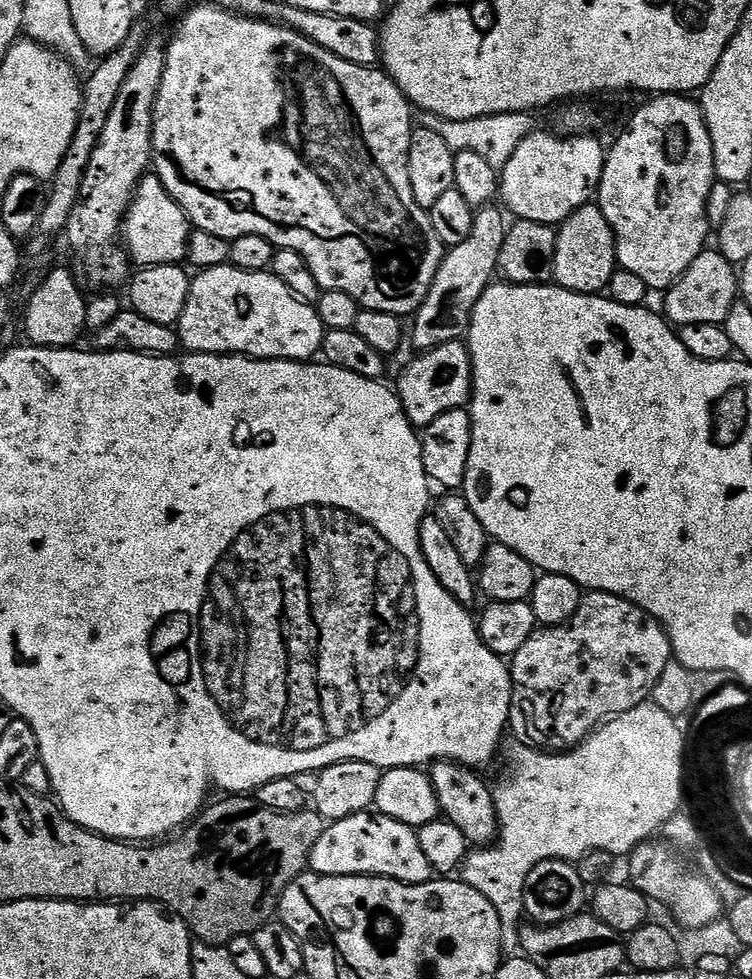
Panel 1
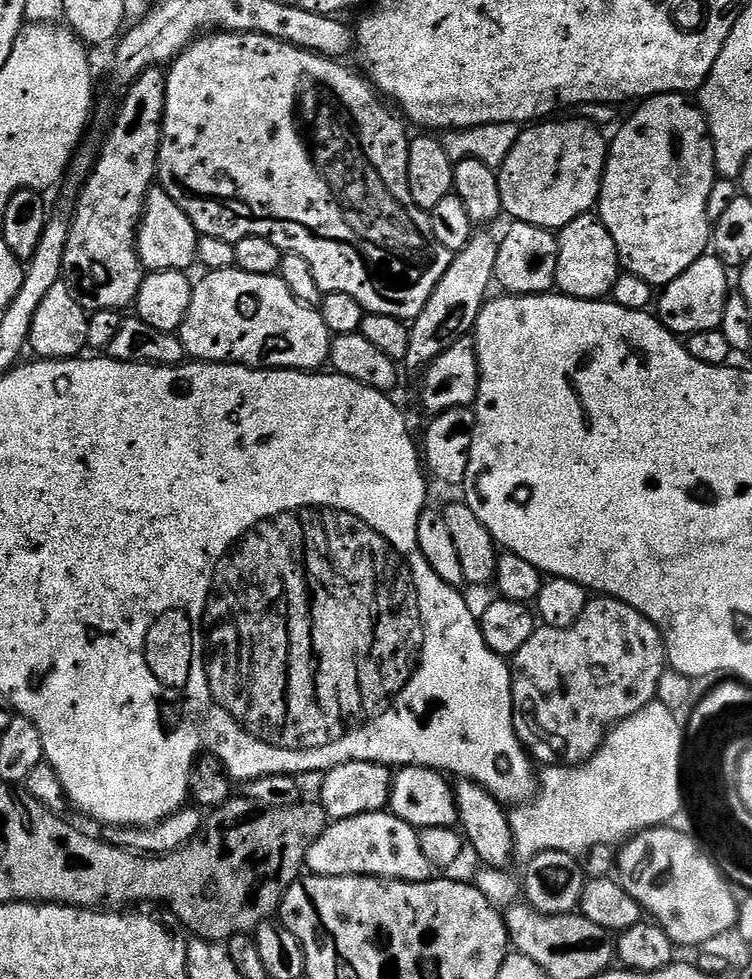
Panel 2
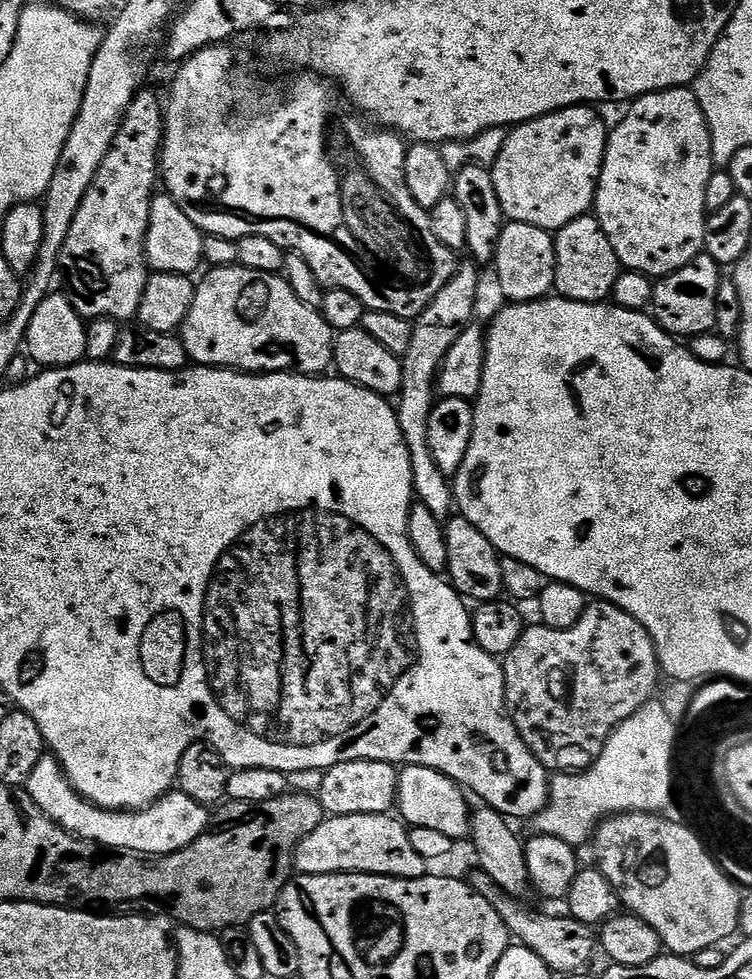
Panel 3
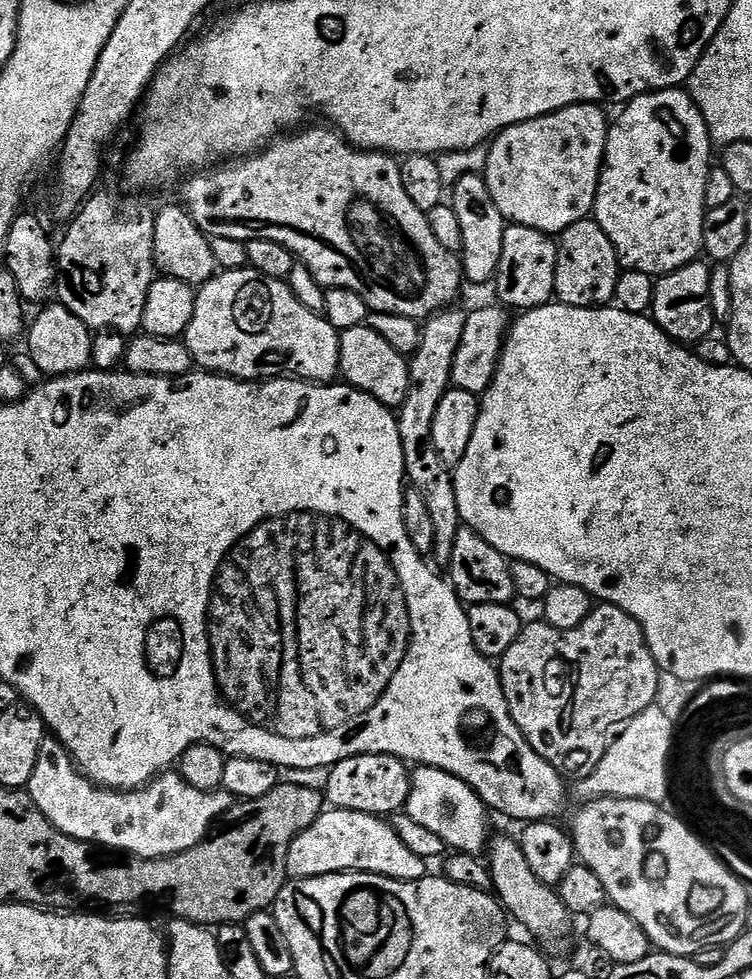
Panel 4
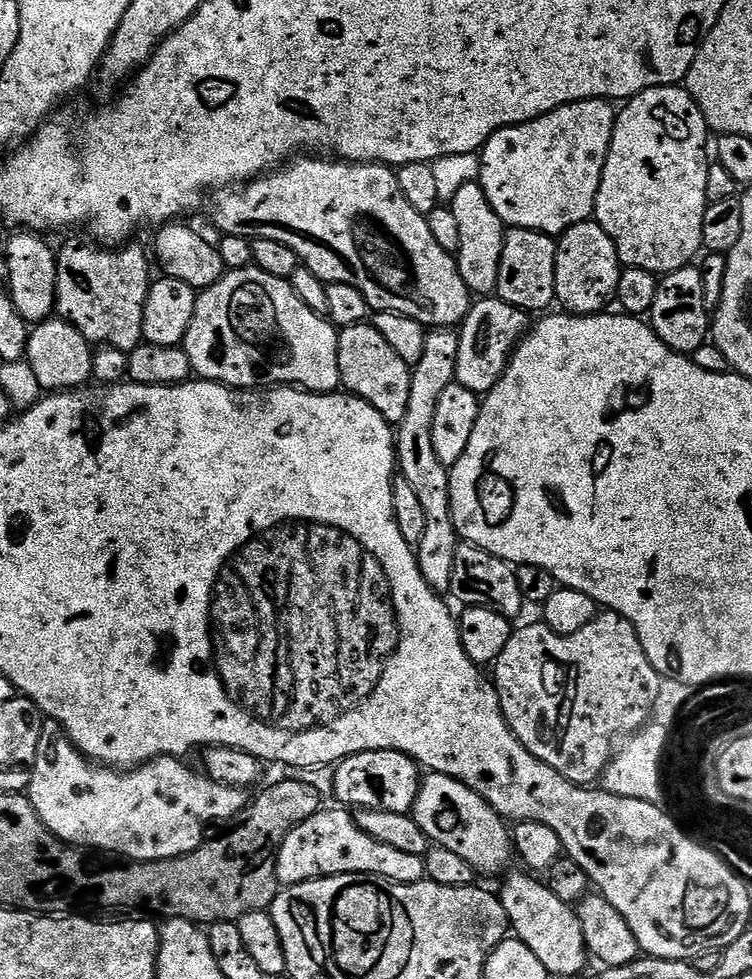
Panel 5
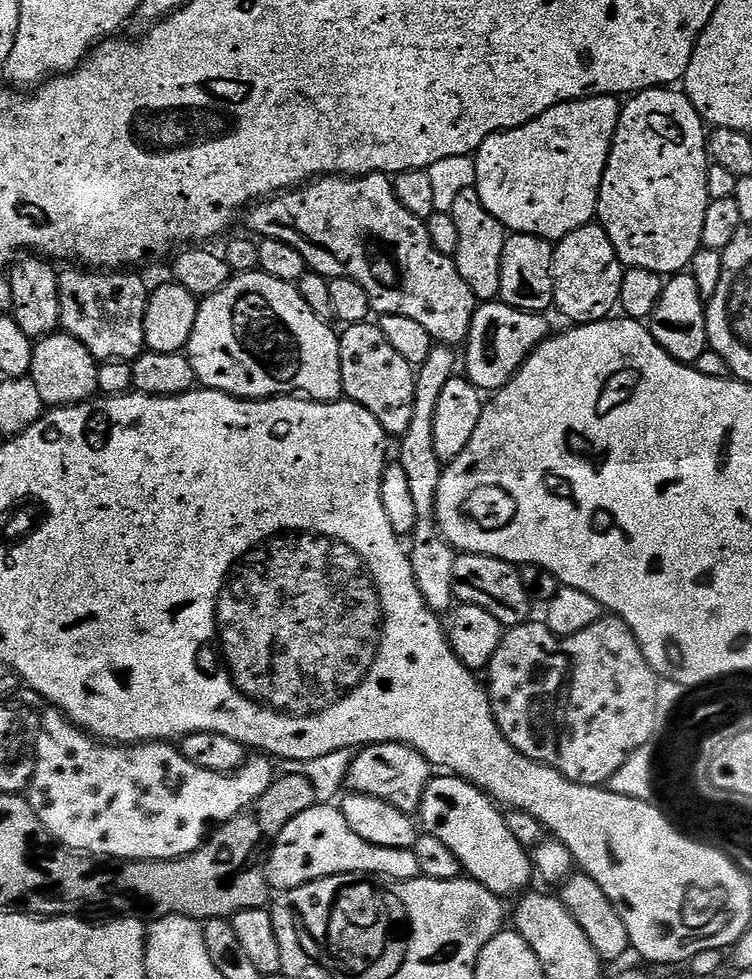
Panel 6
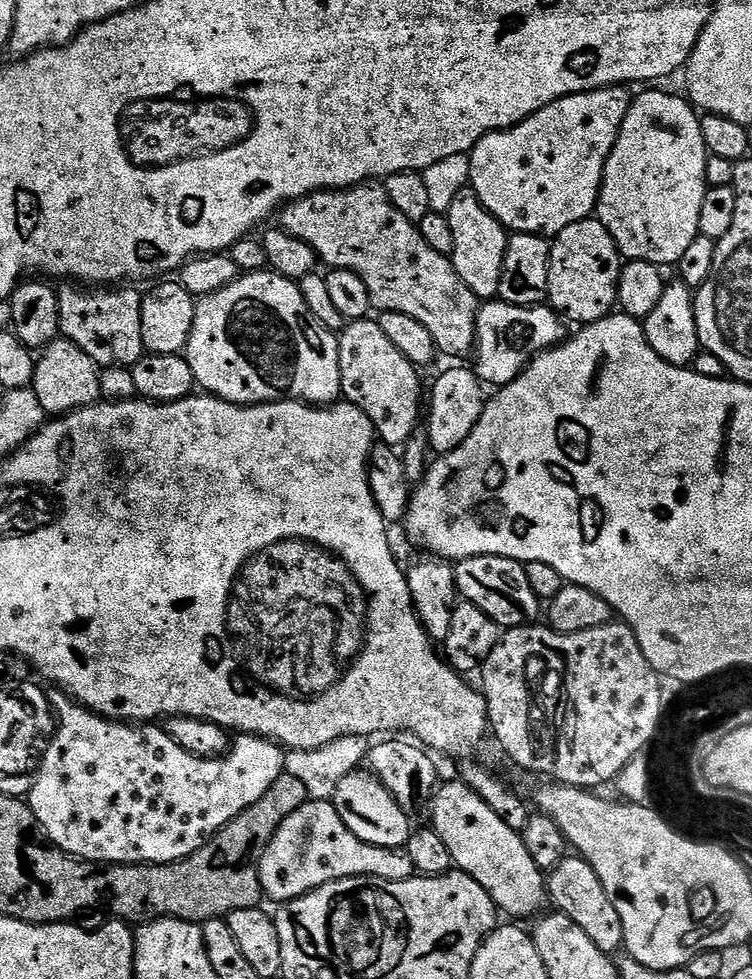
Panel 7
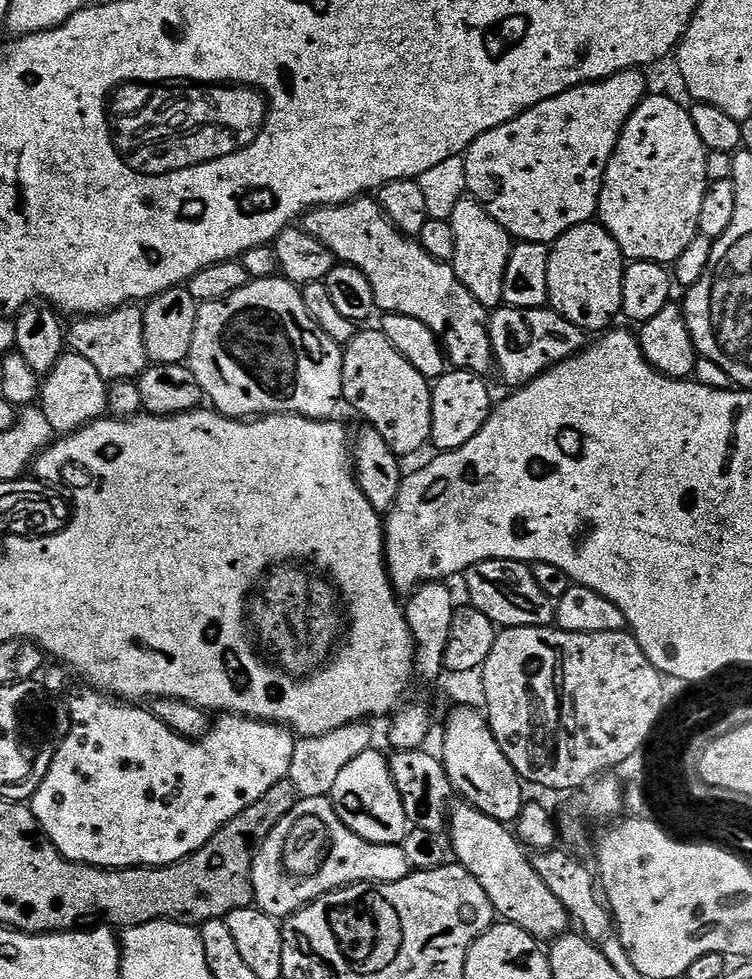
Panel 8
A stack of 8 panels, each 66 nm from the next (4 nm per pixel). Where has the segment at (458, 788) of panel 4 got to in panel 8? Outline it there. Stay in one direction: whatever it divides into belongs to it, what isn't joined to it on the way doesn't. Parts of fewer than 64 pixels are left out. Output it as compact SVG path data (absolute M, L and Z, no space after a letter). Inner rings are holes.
M460 802L451 809L447 835L452 835L450 852L455 863L461 864L486 890L493 913L501 921L526 930L534 939L548 942L557 934L569 931L570 917L562 902L546 890L546 882L538 878L526 849L510 831L509 825L500 824L494 818L482 814L482 810L467 802Z

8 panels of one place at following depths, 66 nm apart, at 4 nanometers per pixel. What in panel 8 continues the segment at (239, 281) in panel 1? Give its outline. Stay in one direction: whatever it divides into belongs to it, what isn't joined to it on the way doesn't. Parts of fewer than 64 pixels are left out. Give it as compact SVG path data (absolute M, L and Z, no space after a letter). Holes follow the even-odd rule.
M273 278L271 280L252 280L242 290L234 290L226 298L218 302L206 302L196 309L196 325L194 326L194 342L190 346L190 354L187 358L188 369L198 378L198 386L204 392L207 403L221 416L231 416L233 420L246 420L249 418L259 418L261 416L277 416L283 412L288 412L291 416L305 416L311 420L327 420L335 417L336 407L341 407L344 399L342 390L342 362L344 354L341 345L334 342L321 328L317 328L314 318L304 305L304 293L297 285L291 284L289 280L283 278Z

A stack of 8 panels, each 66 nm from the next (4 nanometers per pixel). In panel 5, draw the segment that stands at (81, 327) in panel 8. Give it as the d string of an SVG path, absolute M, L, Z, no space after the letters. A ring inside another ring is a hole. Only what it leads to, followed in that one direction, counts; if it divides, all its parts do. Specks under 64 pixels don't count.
M72 240L59 249L56 258L58 282L56 283L56 312L71 322L93 346L117 348L130 353L144 338L144 311L148 301L150 275L148 276L148 256L136 245L120 246L113 250L95 242L87 244L84 240Z

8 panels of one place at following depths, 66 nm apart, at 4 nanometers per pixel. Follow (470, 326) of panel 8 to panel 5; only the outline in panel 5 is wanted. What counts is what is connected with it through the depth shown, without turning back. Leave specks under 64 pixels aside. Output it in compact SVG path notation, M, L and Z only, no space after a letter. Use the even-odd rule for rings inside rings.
M296 158L287 166L273 170L243 186L217 191L215 196L216 205L212 208L212 220L216 223L217 233L226 236L244 236L250 241L271 238L274 242L282 242L282 246L290 246L290 250L294 250L294 254L298 254L301 265L309 268L325 284L355 284L356 289L366 298L368 307L373 313L406 314L410 318L422 322L429 329L435 330L437 328L456 328L463 324L465 318L468 317L468 311L473 306L473 293L469 292L466 282L462 282L462 274L456 265L455 255L442 250L442 246L438 246L438 242L434 242L434 234L430 234L427 216L418 214L418 210L414 210L414 206L410 206L406 194L402 194L402 186L398 186L395 171L389 165L349 164L335 158Z

